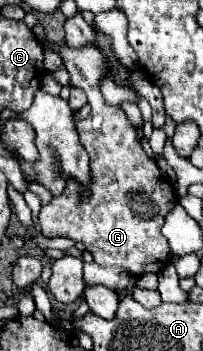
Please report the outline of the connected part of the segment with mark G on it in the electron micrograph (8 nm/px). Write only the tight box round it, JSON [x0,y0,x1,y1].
[39,44,177,276]

